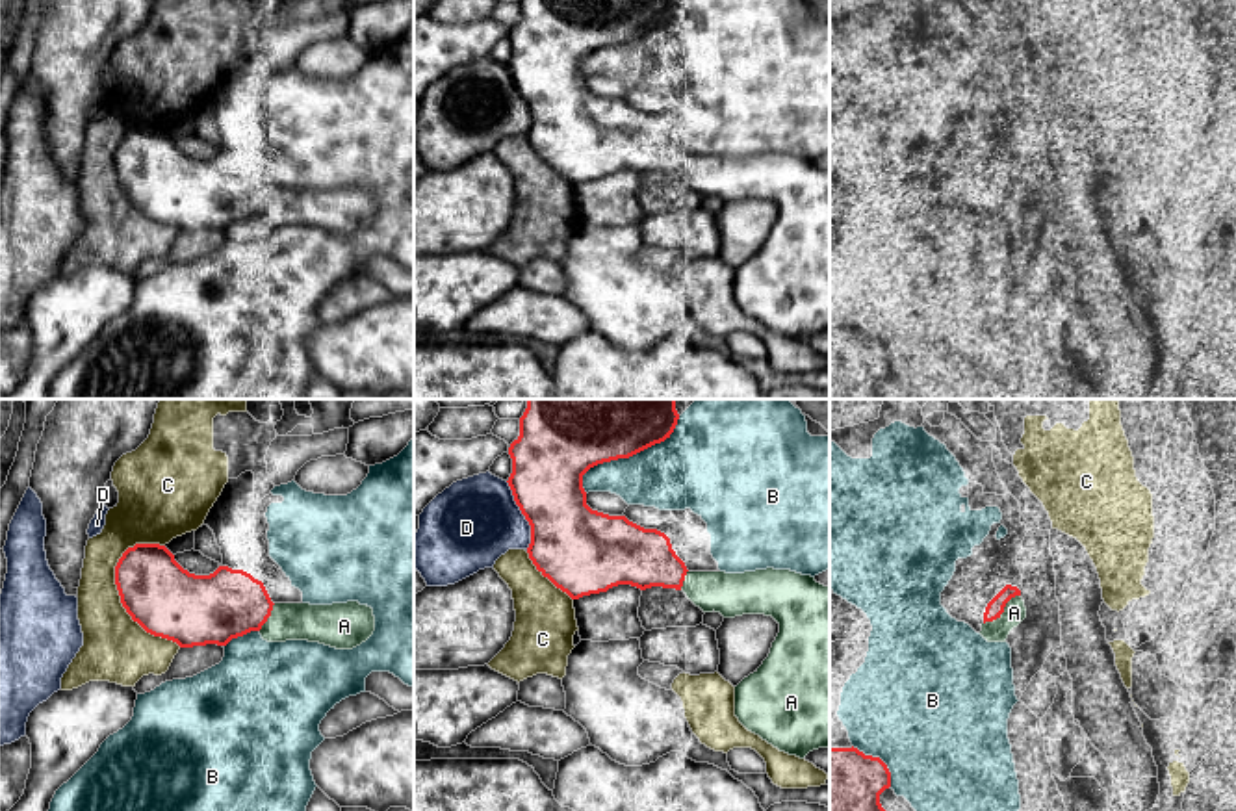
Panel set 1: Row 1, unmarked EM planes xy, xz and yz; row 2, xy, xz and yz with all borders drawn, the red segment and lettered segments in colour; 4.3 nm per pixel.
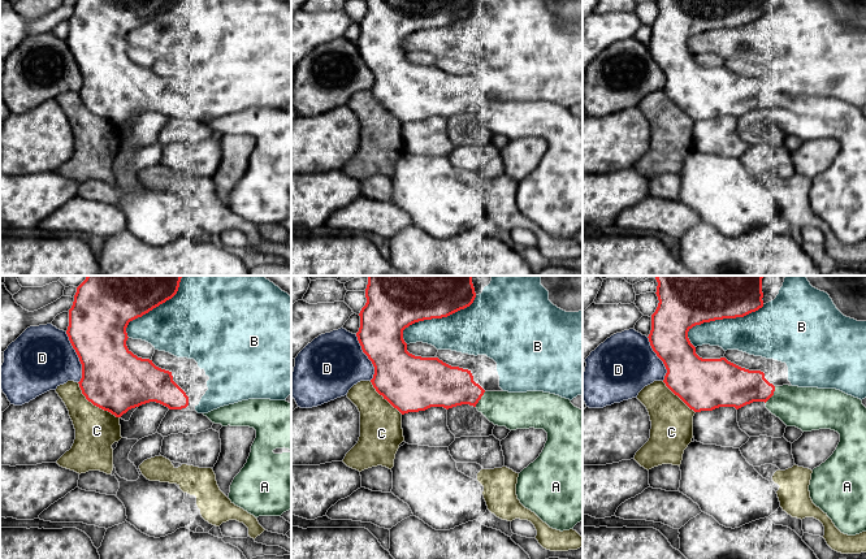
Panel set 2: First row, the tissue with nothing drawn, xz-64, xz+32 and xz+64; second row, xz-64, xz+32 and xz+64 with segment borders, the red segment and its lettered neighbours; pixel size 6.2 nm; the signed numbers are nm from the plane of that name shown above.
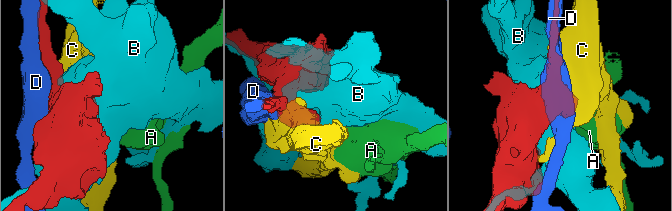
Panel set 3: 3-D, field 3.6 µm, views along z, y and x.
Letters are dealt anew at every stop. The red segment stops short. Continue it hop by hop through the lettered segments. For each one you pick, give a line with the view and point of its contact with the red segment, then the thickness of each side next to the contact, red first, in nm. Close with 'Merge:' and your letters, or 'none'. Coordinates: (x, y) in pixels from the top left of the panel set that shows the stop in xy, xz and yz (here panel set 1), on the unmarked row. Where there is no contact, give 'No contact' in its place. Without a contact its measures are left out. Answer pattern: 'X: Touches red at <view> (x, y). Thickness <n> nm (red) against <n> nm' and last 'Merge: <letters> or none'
A: Touches red at yz (1003, 195). Thickness 80 nm (red) against 100 nm
Merge: A

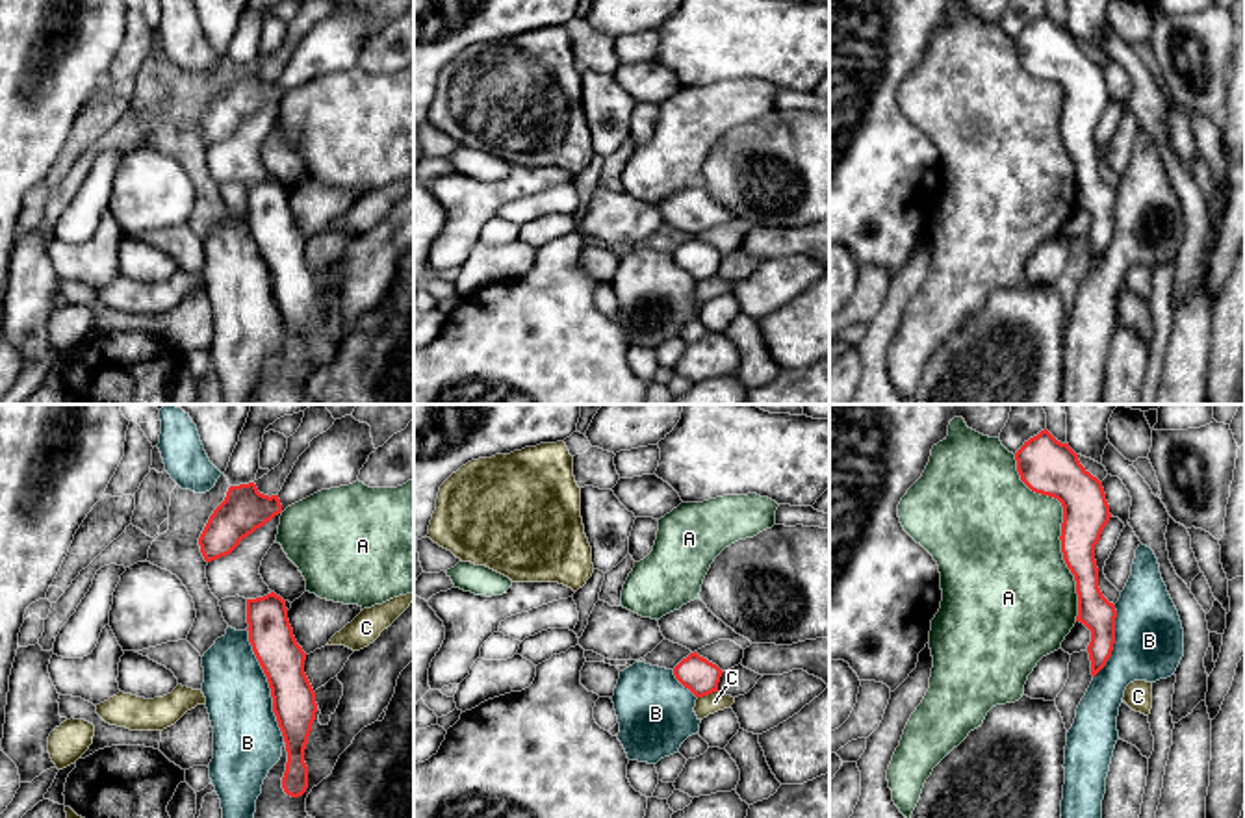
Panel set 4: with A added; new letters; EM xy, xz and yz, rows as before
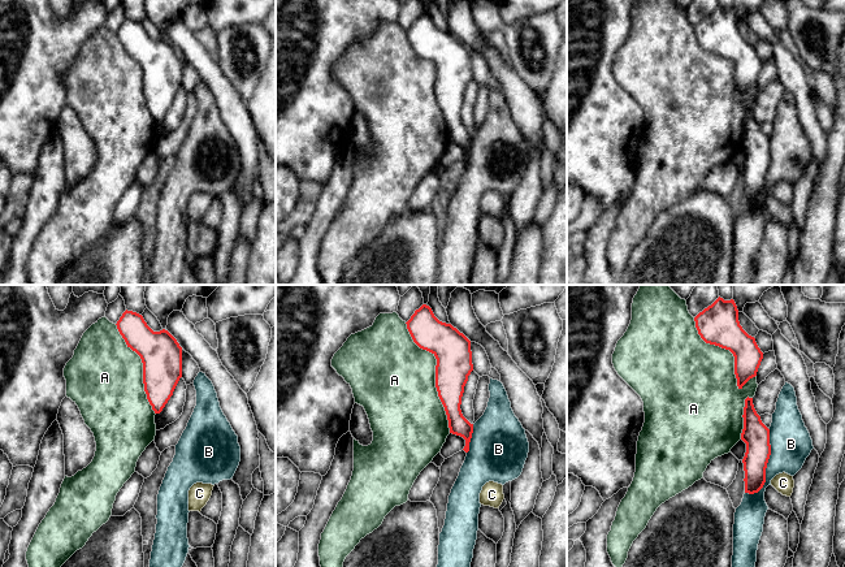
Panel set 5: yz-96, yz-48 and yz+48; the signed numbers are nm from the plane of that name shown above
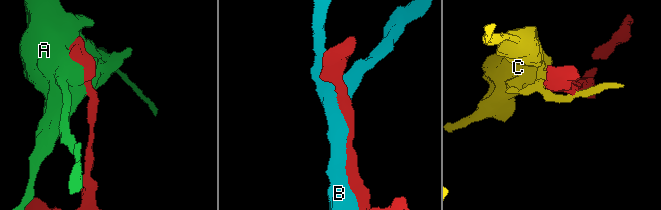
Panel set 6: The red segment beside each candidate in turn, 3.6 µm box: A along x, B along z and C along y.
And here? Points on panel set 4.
Merge: none

